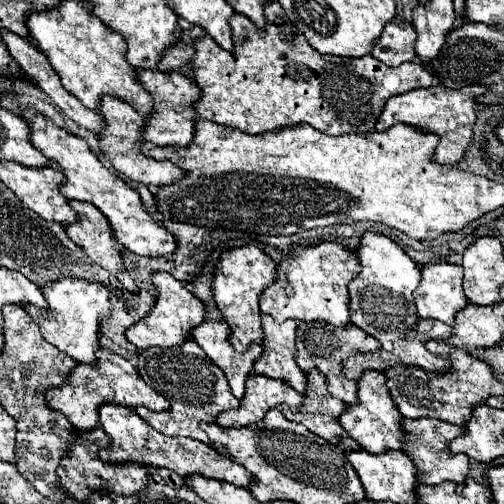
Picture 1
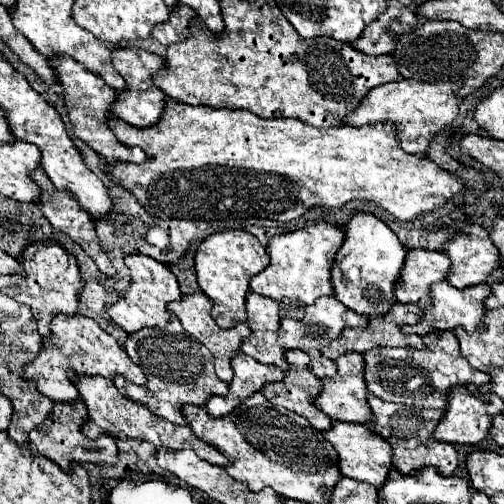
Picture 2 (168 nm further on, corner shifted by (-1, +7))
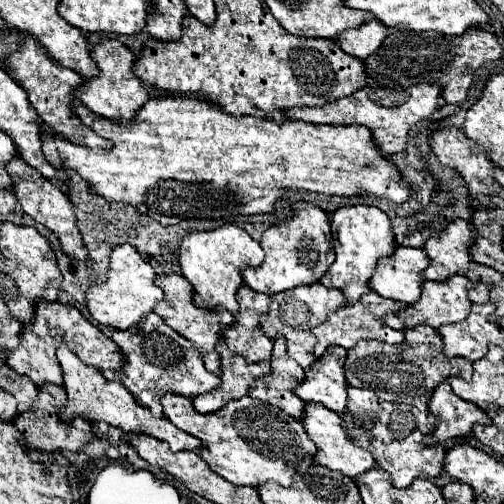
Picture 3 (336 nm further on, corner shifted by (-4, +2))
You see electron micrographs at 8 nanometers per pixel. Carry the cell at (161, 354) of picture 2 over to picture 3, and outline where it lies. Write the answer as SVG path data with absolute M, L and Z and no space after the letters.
M155 312L147 314L145 322L141 322L137 330L115 330L111 340L121 348L127 364L121 370L103 370L101 374L107 380L119 380L121 384L125 384L135 400L141 406L149 408L151 414L157 418L165 418L161 406L161 398L165 394L195 398L199 394L205 394L205 390L209 392L221 386L221 378L205 370L199 350L187 338L169 328L165 320Z

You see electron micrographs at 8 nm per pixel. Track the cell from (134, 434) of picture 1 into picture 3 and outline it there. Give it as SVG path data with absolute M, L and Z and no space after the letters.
M61 346L57 350L57 358L59 358L59 364L61 364L61 370L63 370L63 380L65 380L65 390L67 390L67 396L69 396L69 402L67 406L61 410L61 418L75 418L75 416L81 416L85 418L87 422L109 422L111 426L115 428L121 428L123 432L131 432L131 434L147 434L147 436L153 436L157 440L163 440L171 446L173 452L181 452L181 450L201 450L203 444L201 440L197 442L197 438L193 438L191 434L185 434L183 430L179 430L177 426L173 426L169 420L165 418L153 418L149 414L149 410L145 410L143 406L139 406L133 398L133 394L129 394L121 382L109 382L103 378L103 374L93 368L93 366L87 366L83 364L73 352L67 350L67 346Z

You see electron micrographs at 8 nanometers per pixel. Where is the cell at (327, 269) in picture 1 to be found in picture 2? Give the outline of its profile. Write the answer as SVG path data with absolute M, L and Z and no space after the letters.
M326 221L298 231L274 235L266 247L270 263L262 273L250 277L250 289L258 295L272 297L276 301L294 299L304 305L314 303L322 295L334 295L330 283L330 265L342 241L344 241L344 231Z

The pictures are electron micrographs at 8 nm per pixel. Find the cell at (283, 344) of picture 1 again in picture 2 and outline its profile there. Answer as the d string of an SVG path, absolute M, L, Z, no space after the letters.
M250 291L246 295L246 313L248 313L246 323L252 333L242 341L242 353L250 355L260 363L276 365L288 371L284 349L276 341L278 323L280 323L278 301Z

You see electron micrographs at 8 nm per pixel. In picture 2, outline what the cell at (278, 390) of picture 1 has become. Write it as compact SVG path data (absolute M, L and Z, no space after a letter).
M238 351L232 357L230 365L232 365L234 377L230 381L228 395L226 397L210 397L204 405L206 413L210 413L212 417L222 417L222 415L234 411L240 403L244 403L250 397L250 393L260 391L266 383L284 379L282 369L278 369L274 365L258 363L252 357L244 355L242 351Z

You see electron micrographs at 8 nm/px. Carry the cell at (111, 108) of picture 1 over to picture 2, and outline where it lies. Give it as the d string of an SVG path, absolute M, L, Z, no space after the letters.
M54 57L50 59L50 65L56 73L56 79L62 87L62 97L64 97L64 107L68 111L70 123L74 125L74 135L82 139L86 145L90 145L98 155L102 155L106 161L128 161L128 163L142 163L146 161L146 153L140 147L124 147L120 141L116 141L116 135L108 127L108 115L106 109L110 103L116 99L116 91L110 89L98 75L90 73L84 69L80 63L74 59L66 57Z

